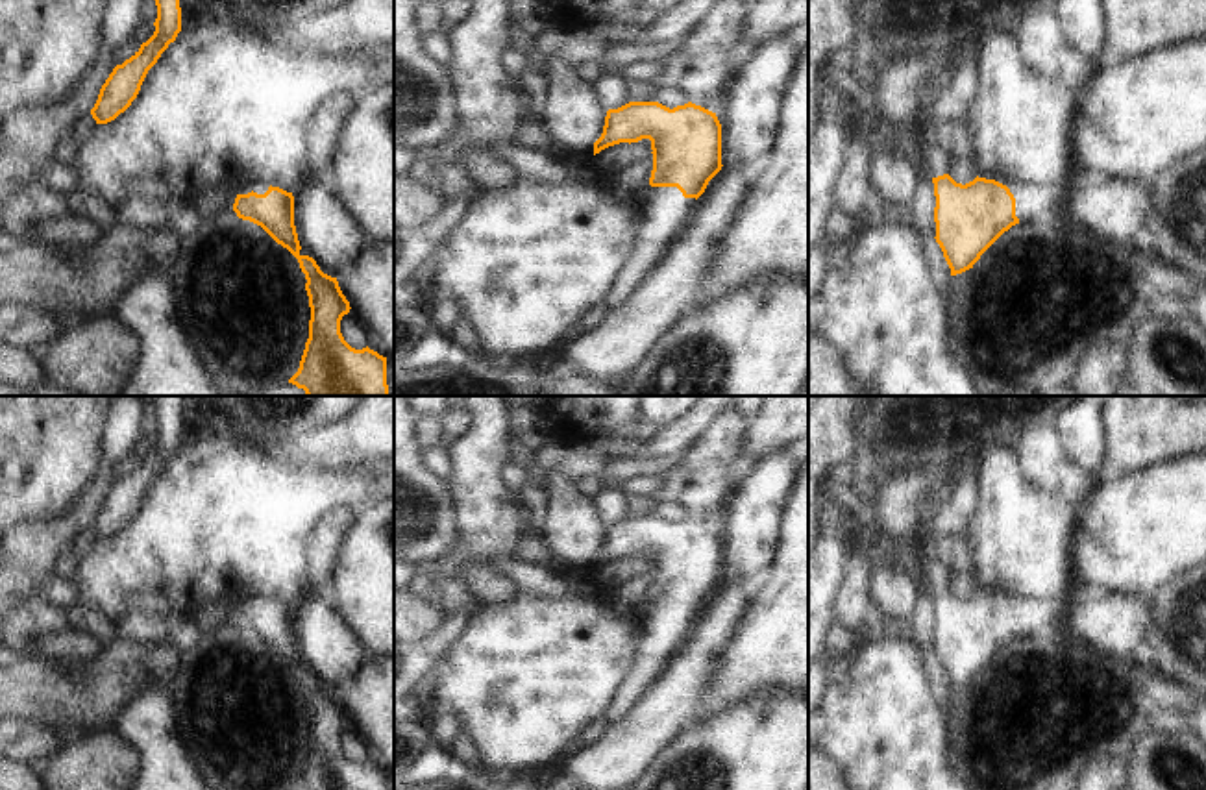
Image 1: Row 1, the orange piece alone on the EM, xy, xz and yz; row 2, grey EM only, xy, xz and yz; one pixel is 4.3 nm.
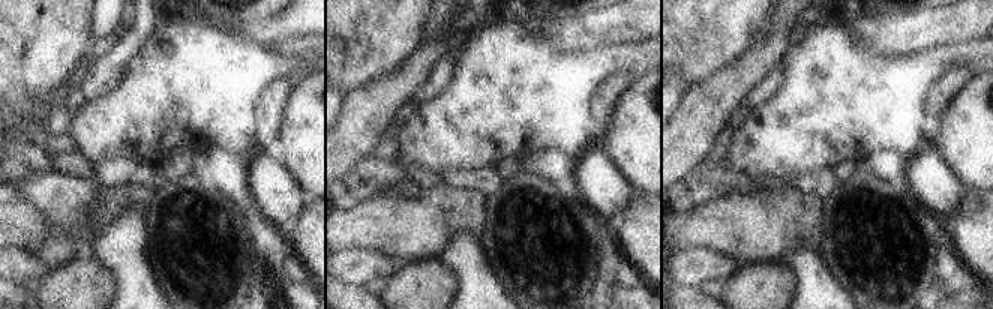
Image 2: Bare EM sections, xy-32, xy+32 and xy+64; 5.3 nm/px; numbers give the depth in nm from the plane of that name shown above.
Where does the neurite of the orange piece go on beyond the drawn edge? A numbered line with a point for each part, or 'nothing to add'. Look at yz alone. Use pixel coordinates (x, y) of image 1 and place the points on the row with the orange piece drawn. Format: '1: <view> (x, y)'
1: yz (1044, 202)

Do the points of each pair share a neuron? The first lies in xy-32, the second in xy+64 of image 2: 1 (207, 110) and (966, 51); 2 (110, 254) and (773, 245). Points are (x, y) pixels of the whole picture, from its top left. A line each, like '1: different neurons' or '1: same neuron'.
1: same neuron
2: different neurons

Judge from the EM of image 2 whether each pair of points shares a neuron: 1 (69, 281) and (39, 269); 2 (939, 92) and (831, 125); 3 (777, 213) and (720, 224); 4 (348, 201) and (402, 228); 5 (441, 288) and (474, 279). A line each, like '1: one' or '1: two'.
1: two
2: two
3: one
4: two
5: two

